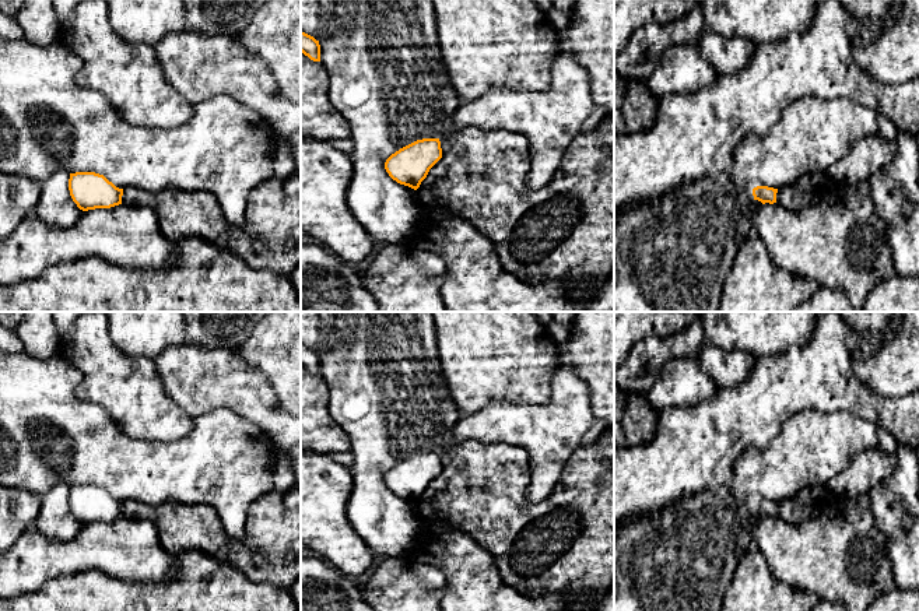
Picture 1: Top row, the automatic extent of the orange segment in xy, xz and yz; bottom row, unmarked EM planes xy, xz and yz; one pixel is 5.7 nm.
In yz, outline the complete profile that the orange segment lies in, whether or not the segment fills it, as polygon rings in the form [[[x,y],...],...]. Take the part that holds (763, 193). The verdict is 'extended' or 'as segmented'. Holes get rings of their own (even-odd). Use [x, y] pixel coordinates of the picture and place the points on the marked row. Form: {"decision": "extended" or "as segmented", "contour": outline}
{"decision": "as segmented", "contour": [[[757,186],[757,187],[753,189],[754,200],[761,201],[762,204],[776,203],[776,193],[778,193],[778,189],[768,187],[768,186]]]}

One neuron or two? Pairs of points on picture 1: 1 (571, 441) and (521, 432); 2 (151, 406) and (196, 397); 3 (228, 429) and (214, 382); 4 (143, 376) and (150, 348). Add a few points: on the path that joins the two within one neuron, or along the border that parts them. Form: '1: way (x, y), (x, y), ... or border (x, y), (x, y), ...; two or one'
1: way (558, 435), (533, 432); one
2: border (157, 374), (162, 389), (192, 417); two
3: border (193, 415), (227, 408), (252, 424); two
4: border (116, 346), (132, 355), (143, 355), (151, 360); two

